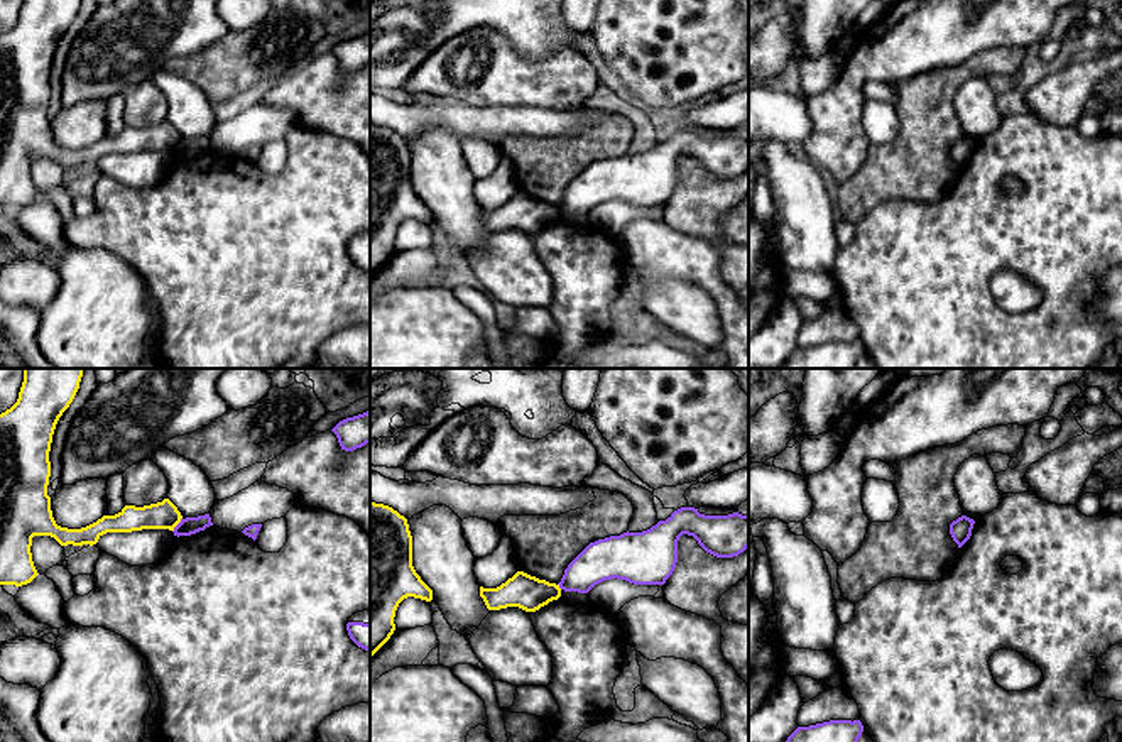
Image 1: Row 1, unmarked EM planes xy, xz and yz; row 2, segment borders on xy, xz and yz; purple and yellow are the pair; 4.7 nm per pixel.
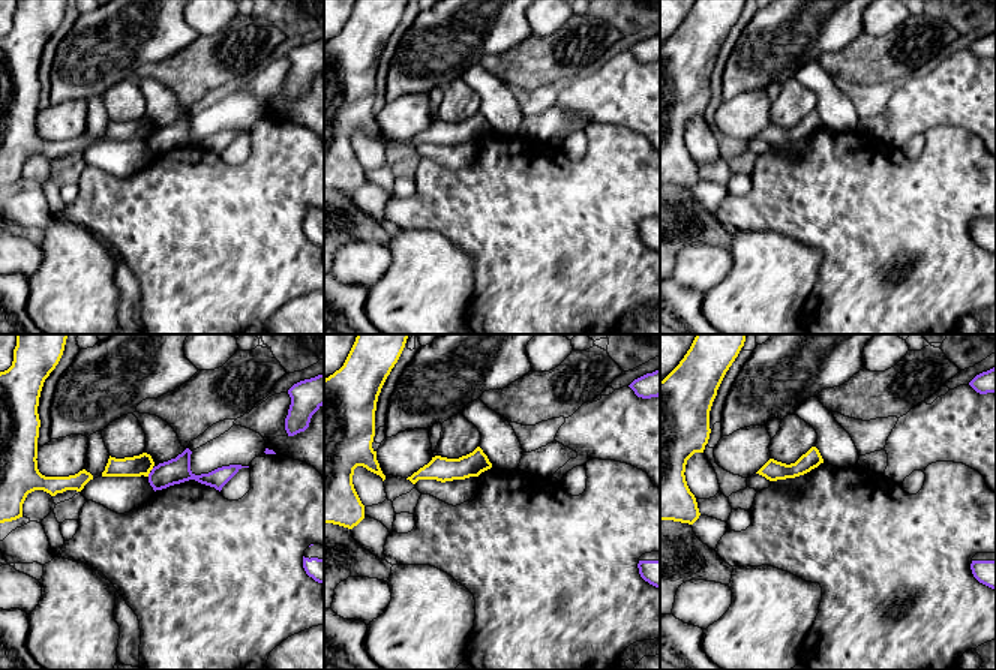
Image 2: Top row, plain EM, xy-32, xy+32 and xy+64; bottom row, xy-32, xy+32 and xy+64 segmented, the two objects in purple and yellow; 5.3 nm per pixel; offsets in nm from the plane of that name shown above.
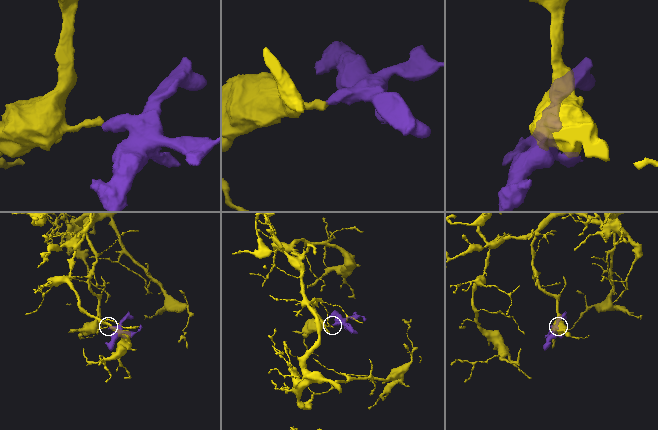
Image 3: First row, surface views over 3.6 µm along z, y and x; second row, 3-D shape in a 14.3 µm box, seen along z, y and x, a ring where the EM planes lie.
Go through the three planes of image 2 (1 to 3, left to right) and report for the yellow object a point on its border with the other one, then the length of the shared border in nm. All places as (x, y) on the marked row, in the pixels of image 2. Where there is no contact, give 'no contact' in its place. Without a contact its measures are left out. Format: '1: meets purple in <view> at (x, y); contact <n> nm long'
1: meets purple in xy-32 at (149, 474); contact 30 nm long
2: no contact
3: no contact

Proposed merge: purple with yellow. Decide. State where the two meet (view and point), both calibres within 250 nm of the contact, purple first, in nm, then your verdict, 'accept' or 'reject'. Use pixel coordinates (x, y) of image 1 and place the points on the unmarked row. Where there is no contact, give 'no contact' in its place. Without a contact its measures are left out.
contact xy (178, 146); calibres 90 and 130 nm; reject

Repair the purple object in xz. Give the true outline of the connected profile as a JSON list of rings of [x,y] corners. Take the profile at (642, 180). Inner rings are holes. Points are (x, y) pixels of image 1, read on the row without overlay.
[[[681,128],[666,142],[659,142],[642,154],[624,154],[590,164],[564,191],[558,205],[564,213],[588,215],[605,201],[625,201],[634,206],[664,206],[678,184],[678,162],[683,155],[693,157],[698,166],[716,179],[733,179],[749,169],[749,137],[705,137],[694,128]]]

